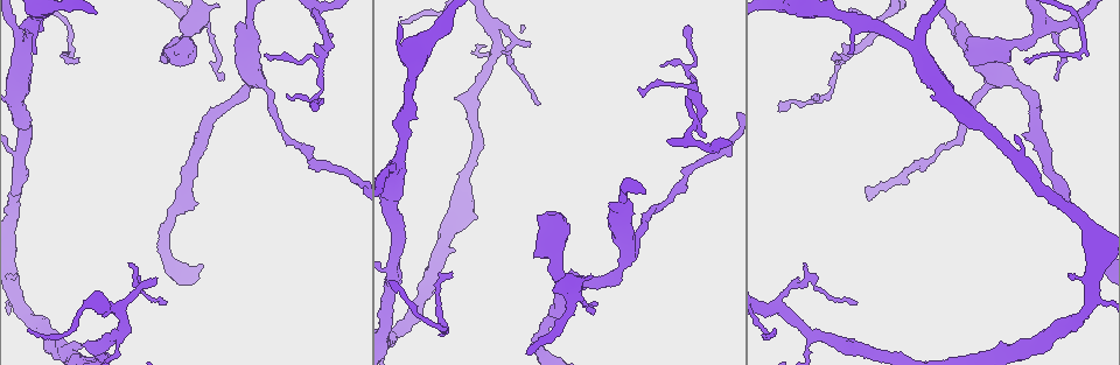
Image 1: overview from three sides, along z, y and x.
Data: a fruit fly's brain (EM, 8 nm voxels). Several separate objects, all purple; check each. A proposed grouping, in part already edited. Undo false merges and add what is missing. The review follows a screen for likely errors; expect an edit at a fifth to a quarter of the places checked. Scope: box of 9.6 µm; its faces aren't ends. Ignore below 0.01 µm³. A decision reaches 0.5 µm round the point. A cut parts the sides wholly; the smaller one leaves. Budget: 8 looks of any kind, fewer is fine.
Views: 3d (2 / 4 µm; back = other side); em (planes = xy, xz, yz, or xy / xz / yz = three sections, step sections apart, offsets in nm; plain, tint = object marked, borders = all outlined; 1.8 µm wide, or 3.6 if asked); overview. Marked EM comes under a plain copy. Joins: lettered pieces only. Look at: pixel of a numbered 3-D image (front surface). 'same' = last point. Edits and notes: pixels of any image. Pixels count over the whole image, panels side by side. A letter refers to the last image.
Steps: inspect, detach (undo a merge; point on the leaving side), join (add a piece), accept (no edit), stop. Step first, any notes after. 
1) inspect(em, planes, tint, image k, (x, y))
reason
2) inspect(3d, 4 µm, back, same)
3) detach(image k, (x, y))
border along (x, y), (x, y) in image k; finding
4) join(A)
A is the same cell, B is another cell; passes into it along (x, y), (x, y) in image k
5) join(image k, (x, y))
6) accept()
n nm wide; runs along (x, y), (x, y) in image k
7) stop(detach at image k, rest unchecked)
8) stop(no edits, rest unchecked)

inspect(em, planes, borders, image 1, (400, 21))
long arm stops here

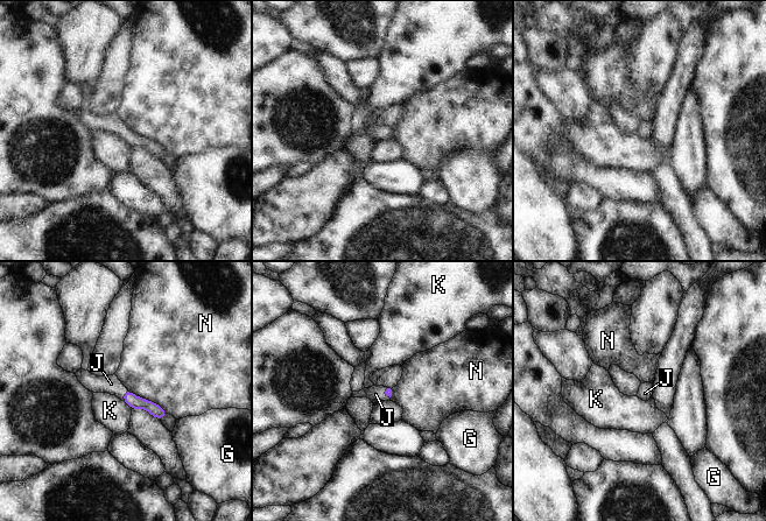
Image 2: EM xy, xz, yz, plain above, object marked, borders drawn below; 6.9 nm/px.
join(J)
J is the same cell, G, K and N are other cells; passes into it along (135, 402), (124, 394), (111, 384) in image 2; the neuron continues

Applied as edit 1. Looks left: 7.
inspect(overview)
see it whole again

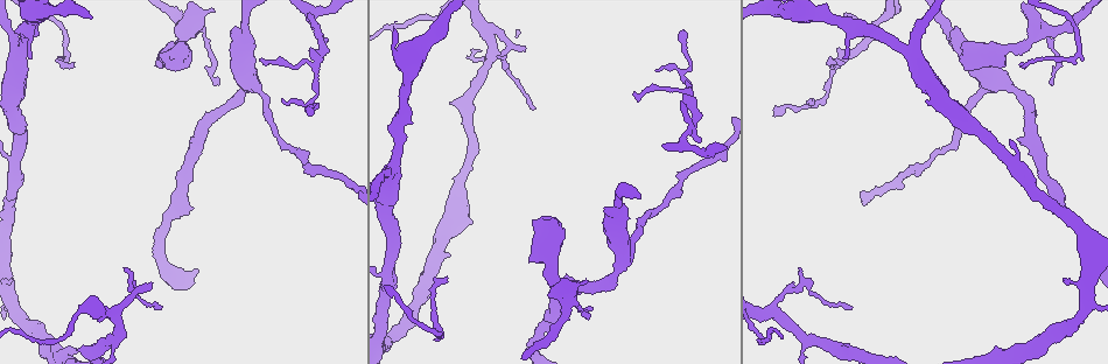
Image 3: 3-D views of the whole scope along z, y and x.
inspect(3d, 2 µm, image 3, (535, 109))
tapers out

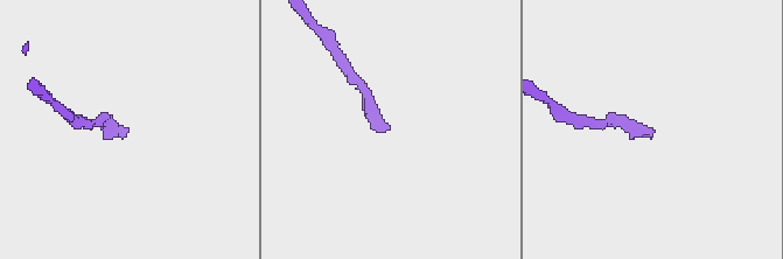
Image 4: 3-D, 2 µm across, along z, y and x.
inspect(em, 3.6 µm, planes, borders, image 4, (390, 128))
need the tissue

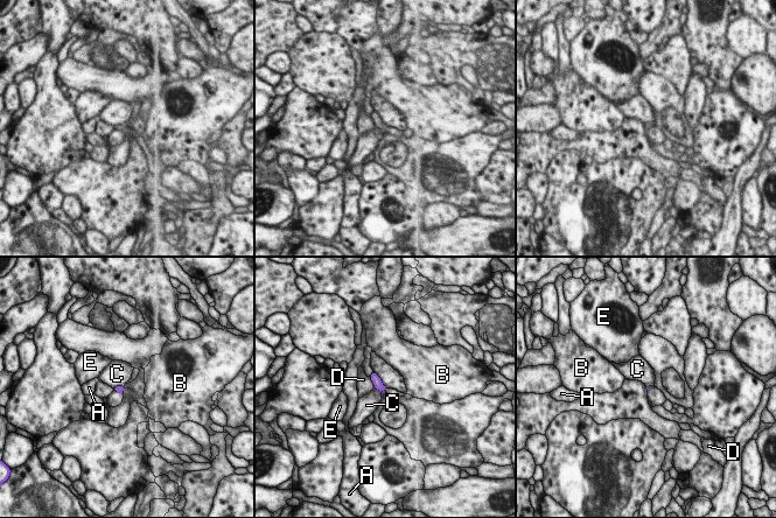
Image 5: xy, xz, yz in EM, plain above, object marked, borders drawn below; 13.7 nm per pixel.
accept()
A, B, C, D and E are other cells; border along (124, 386), (116, 386), (113, 389) in image 5; no lettered piece goes on from it

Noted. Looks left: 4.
inspect(em, planes, borders, image 3, (316, 65))
narrows sharply

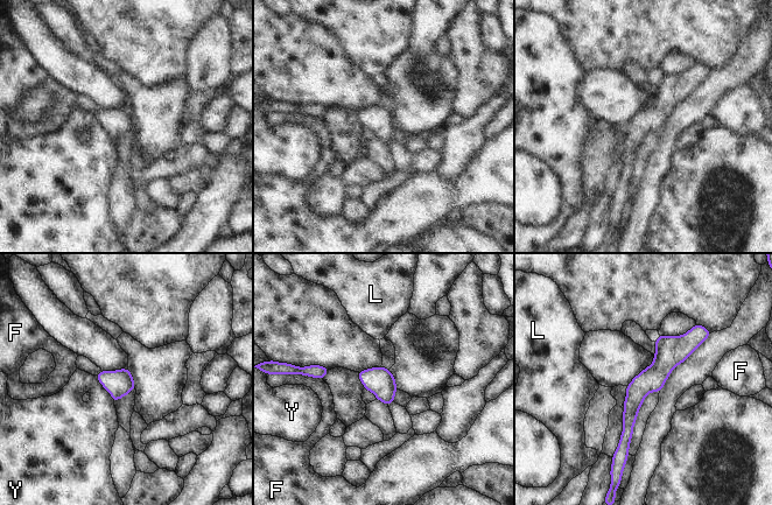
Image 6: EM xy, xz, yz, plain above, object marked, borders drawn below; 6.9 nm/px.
accept()
F, L and Y are other cells; border along (95, 376), (110, 394), (113, 402) in image 6; one neuron here

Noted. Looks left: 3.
stop(join at image 2, rest unchecked)

